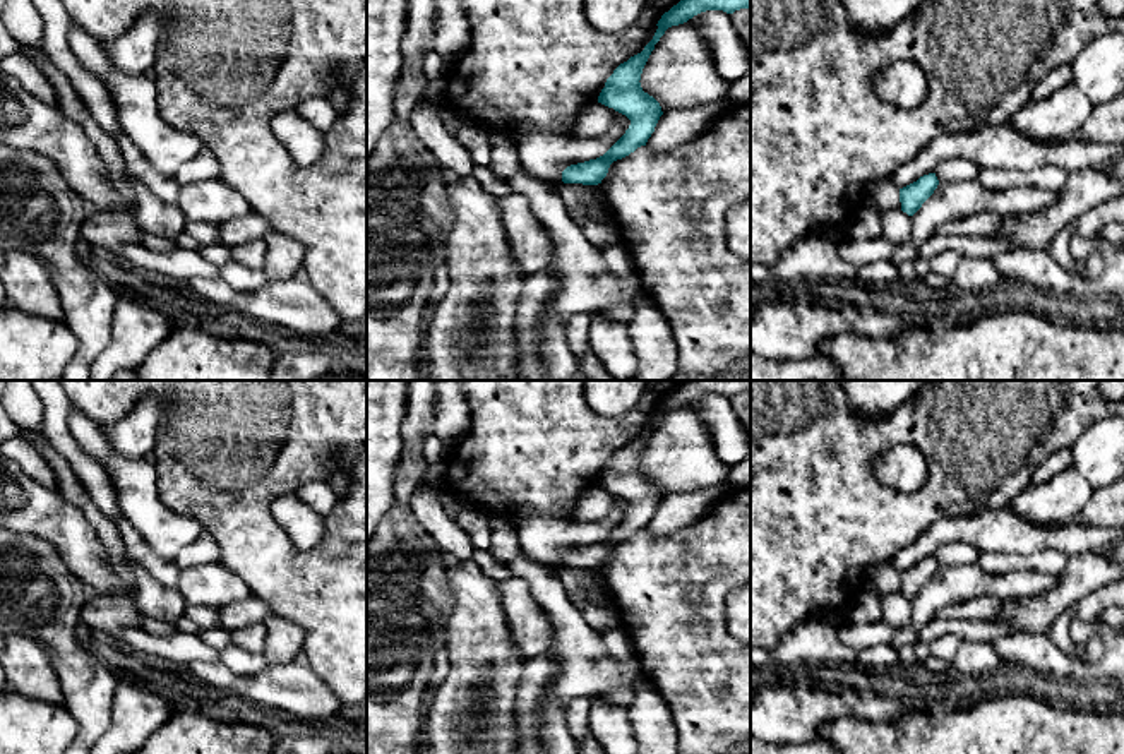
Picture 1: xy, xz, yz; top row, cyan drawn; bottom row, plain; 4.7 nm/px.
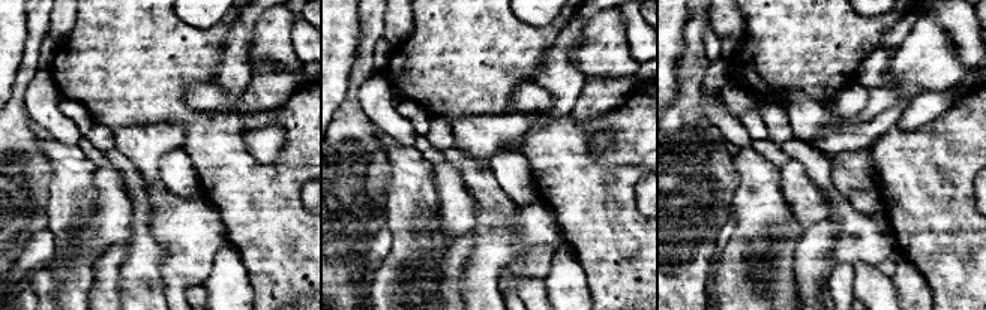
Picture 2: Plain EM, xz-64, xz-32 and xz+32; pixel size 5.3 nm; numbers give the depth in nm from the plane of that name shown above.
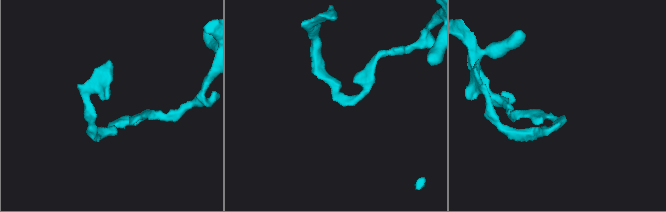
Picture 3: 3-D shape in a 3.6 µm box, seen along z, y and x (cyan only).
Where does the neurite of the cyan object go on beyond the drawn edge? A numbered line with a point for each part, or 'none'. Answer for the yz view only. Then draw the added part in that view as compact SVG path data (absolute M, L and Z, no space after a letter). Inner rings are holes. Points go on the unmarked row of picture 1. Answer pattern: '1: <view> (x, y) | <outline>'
none

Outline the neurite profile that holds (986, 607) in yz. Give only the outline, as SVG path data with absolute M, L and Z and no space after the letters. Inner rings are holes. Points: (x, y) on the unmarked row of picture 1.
M980 596L972 598L963 603L953 603L936 612L936 619L953 620L953 619L992 619L995 617L1001 608L1006 605L1007 600L1001 600L995 596Z

